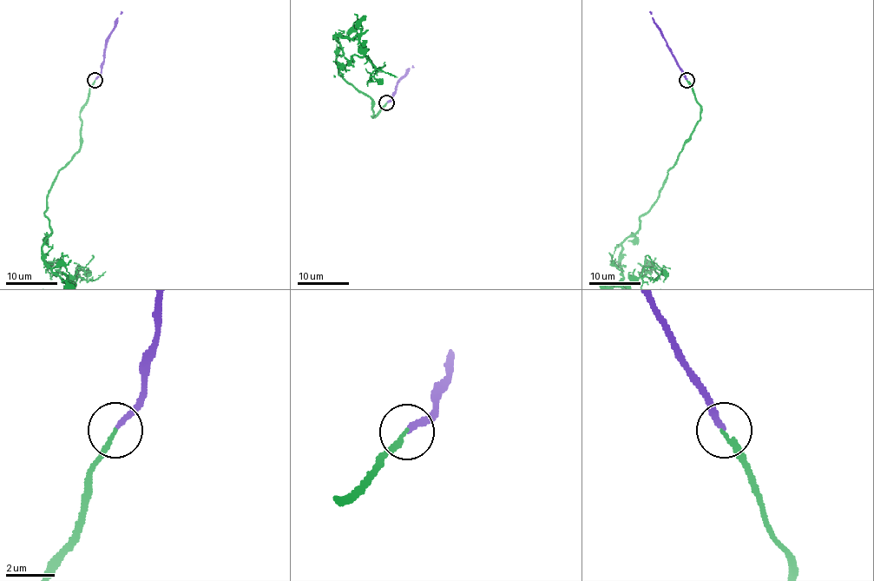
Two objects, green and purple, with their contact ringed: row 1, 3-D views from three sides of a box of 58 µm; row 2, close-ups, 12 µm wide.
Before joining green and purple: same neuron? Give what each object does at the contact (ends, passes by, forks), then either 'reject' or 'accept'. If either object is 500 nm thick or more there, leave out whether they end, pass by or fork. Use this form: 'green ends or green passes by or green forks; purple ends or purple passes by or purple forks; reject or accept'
green ends; purple ends; accept

